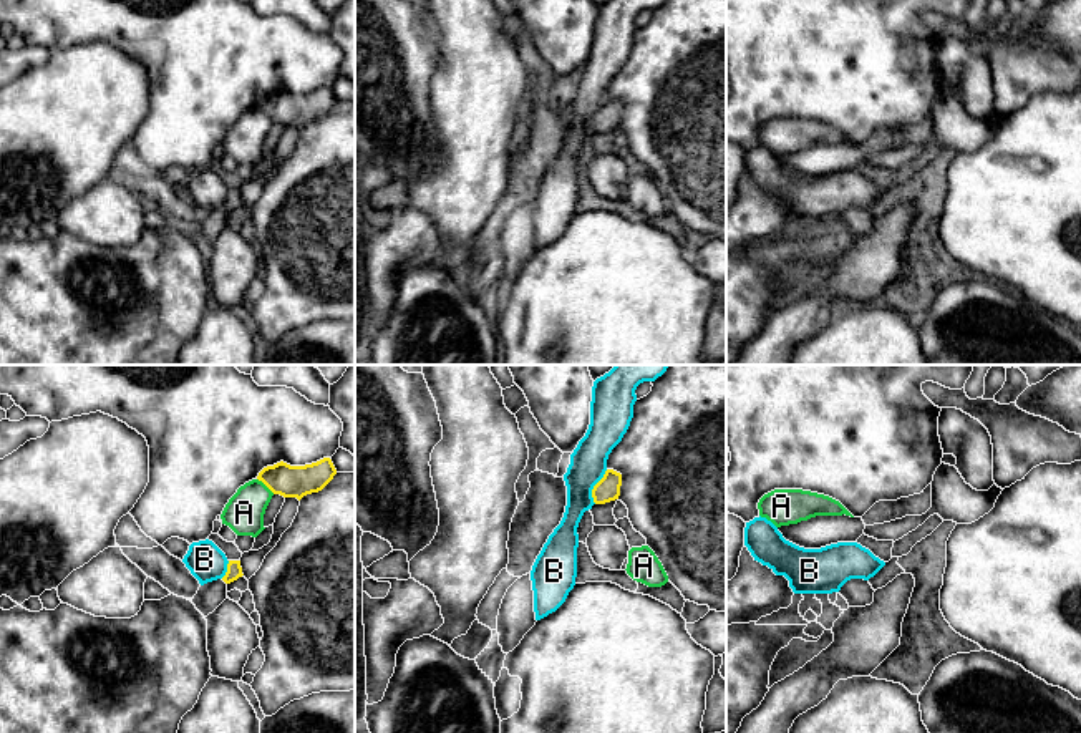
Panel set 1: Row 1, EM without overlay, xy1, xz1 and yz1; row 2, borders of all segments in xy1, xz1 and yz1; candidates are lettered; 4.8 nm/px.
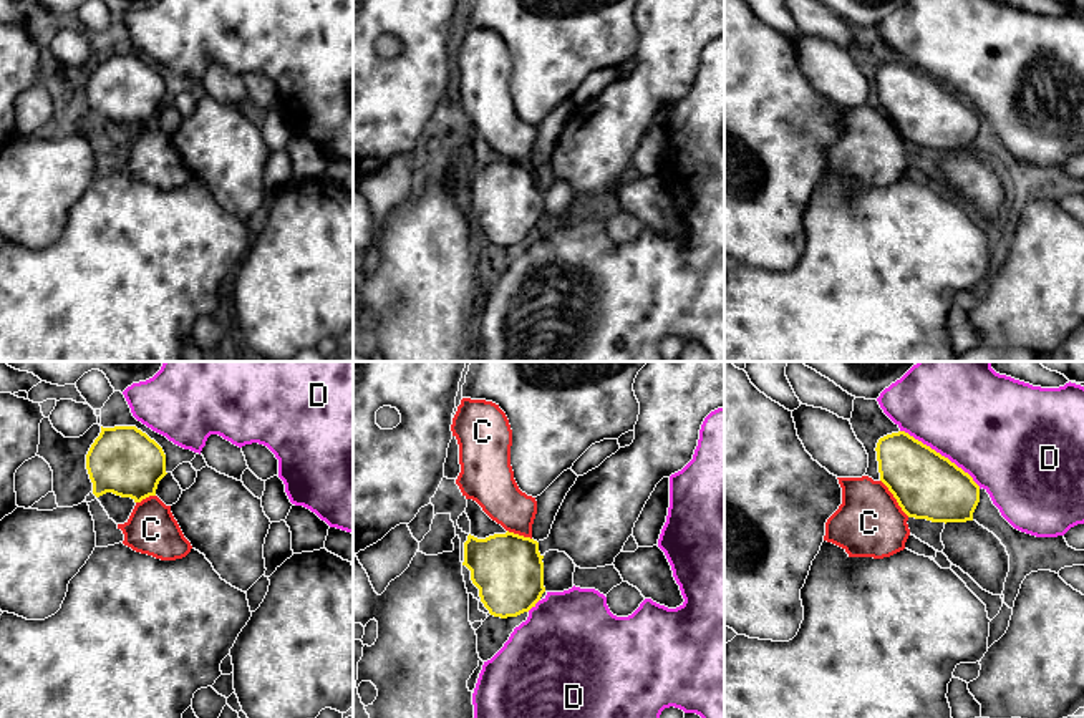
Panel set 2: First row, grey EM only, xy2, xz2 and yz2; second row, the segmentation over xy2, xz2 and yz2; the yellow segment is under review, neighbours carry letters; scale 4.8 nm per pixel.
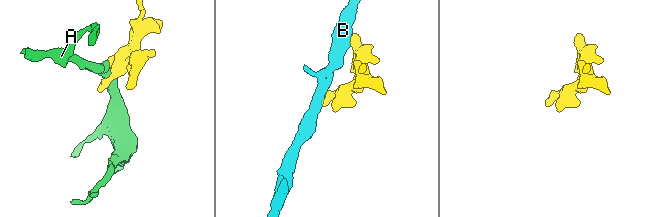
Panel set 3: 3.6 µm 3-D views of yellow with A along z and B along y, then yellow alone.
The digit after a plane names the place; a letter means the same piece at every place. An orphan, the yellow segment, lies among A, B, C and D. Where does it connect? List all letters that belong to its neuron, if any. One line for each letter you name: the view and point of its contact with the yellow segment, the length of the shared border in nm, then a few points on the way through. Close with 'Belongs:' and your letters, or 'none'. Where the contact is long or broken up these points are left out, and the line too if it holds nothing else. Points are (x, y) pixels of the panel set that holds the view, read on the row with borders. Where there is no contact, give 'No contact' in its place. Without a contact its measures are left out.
Belongs: none

